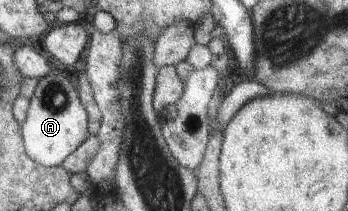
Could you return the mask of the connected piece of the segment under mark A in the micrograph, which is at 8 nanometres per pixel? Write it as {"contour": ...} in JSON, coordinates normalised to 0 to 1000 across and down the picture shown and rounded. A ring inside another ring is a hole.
{"contour":[[[152,318],[112,374],[72,569],[60,583],[60,616],[69,706],[83,749],[141,796],[170,791],[198,730],[244,673],[259,640],[253,540],[216,408],[198,384],[198,336]]]}

